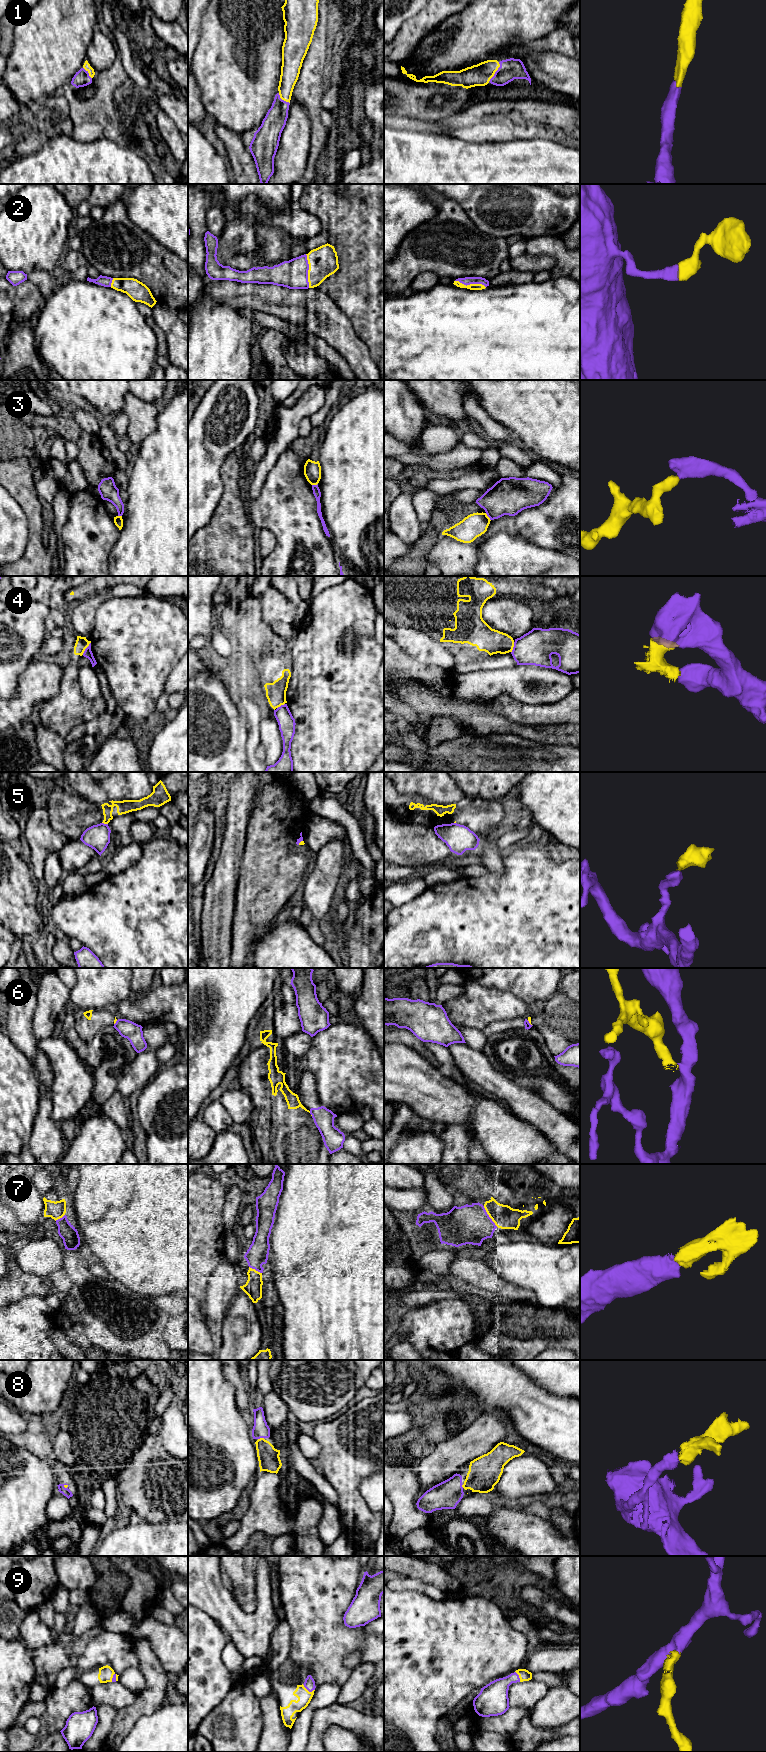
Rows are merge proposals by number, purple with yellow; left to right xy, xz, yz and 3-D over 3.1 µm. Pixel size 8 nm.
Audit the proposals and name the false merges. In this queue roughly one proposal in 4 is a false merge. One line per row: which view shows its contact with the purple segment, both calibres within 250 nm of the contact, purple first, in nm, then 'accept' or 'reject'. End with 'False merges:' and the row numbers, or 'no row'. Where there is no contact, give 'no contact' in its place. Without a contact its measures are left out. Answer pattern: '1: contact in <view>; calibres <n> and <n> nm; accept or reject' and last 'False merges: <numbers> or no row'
1: contact in yz; calibres 170 and 180 nm; accept
2: contact in xz; calibres 240 and 240 nm; accept
3: contact in yz; calibres 300 and 190 nm; reject
4: contact in xy; calibres 70 and 100 nm; reject
5: contact in xy; calibres 200 and 110 nm; reject
6: contact in yz; calibres 50 and 30 nm; reject
7: contact in yz; calibres 320 and 190 nm; accept
8: contact in xz; calibres 130 and 170 nm; accept
9: contact in xz; calibres 90 and 110 nm; accept
False merges: 3, 4, 5, 6

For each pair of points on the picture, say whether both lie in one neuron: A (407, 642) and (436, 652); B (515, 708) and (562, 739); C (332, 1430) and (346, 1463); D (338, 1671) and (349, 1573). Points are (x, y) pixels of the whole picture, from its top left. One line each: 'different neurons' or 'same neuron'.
A: same neuron
B: different neurons
C: same neuron
D: same neuron

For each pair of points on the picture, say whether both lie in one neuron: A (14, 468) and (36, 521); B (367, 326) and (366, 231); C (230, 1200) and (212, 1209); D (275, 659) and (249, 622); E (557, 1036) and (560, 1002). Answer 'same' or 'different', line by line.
A: same
B: same
C: different
D: same
E: same

